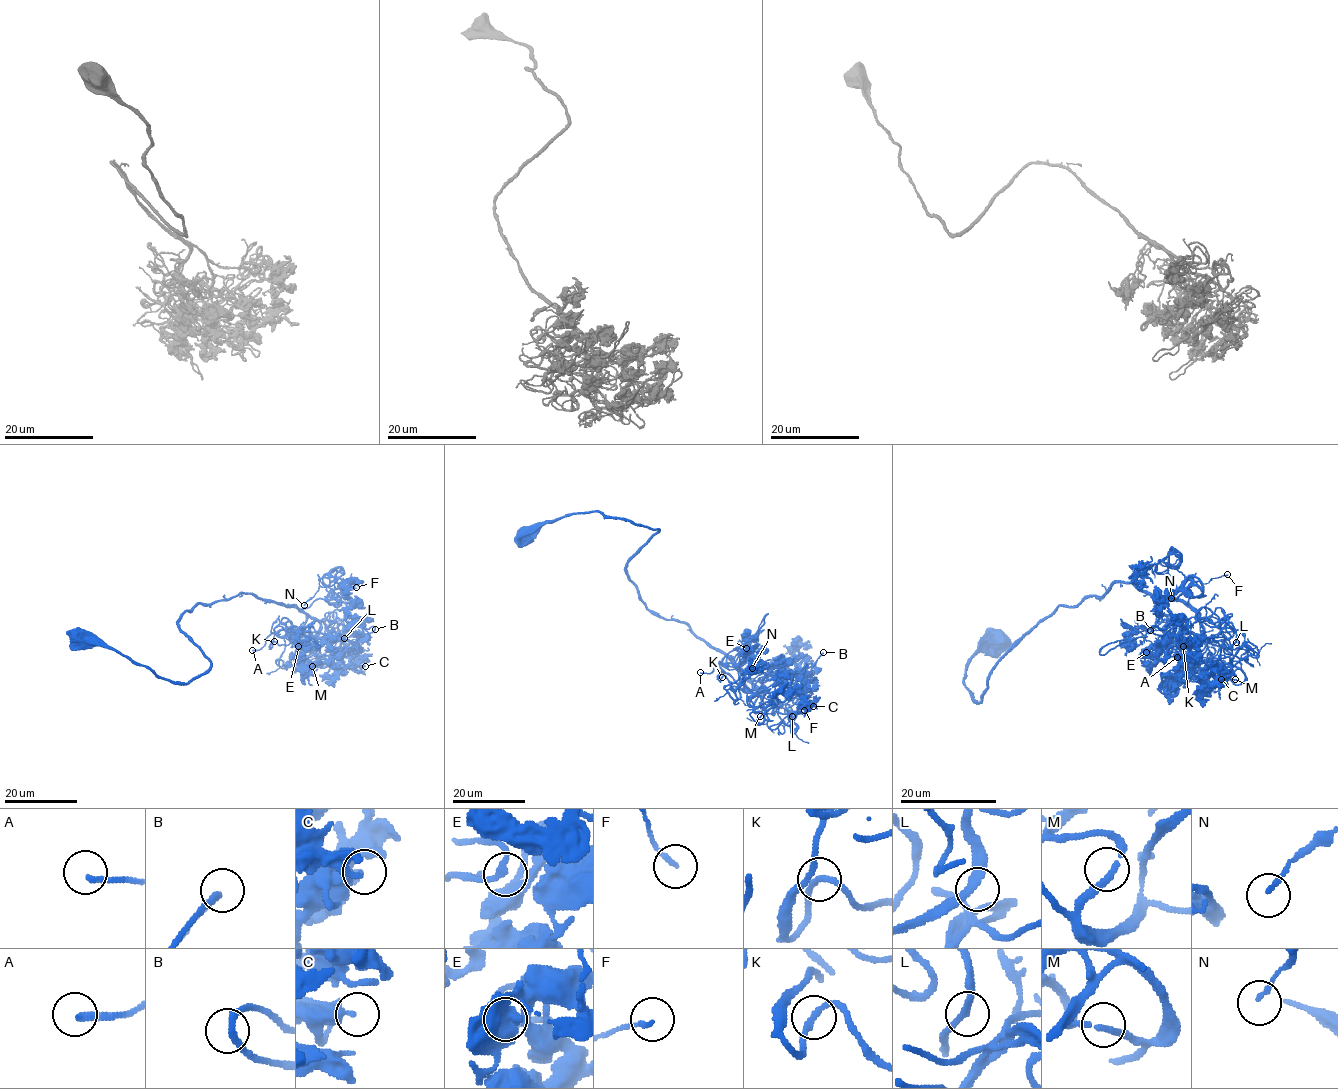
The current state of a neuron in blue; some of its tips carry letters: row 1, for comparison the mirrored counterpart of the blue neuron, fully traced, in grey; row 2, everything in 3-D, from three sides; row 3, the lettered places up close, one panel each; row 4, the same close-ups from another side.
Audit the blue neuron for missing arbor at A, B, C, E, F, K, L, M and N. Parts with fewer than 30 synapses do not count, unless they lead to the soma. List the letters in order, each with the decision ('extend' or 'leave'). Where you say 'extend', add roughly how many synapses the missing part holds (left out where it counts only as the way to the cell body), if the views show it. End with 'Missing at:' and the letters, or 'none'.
A: extend; 70 synapses
B: leave
C: leave
E: leave
F: leave
K: leave
L: leave
M: leave
N: leave
Missing at: A

